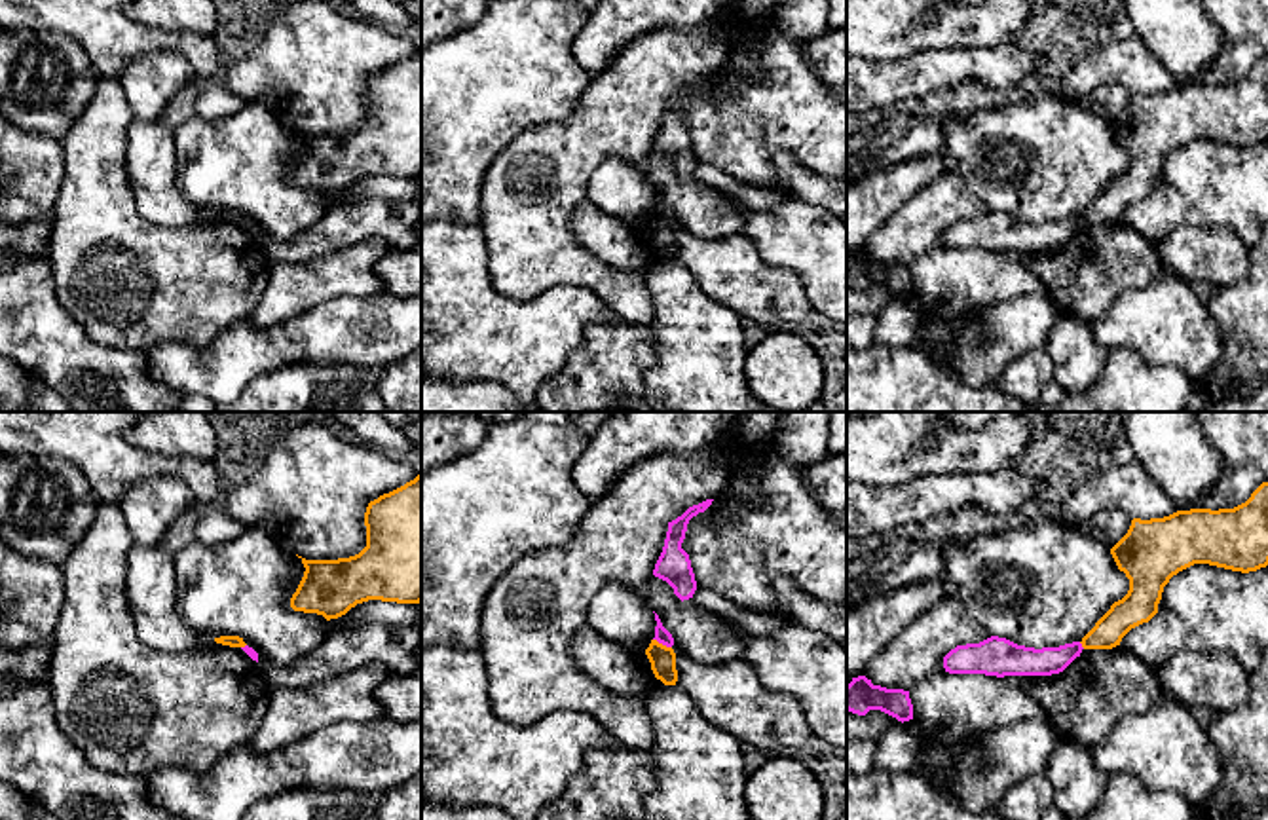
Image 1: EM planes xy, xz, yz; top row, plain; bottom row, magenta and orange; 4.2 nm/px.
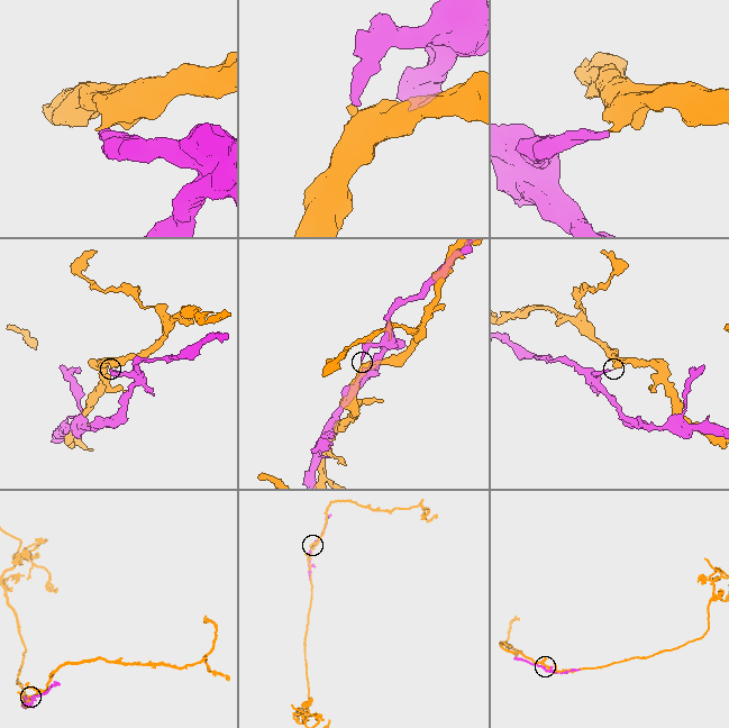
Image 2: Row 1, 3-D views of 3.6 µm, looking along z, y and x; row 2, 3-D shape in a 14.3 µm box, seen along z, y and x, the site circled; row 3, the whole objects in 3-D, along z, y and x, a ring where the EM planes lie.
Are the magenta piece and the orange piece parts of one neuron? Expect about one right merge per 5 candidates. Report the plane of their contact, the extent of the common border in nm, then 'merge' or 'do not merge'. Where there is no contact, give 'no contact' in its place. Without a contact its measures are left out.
xz | 90 nm | do not merge

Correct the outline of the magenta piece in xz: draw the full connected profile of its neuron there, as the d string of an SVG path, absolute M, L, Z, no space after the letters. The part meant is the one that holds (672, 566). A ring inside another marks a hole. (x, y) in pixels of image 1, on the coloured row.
M706 499L699 505L693 505L681 516L668 522L664 547L653 569L653 575L666 581L681 602L693 598L697 590L689 554L681 549L687 524L693 516L704 512L712 501L714 499Z

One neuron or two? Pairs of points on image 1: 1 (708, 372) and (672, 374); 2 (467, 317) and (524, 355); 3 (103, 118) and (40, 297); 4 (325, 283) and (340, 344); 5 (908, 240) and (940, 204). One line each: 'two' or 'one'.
1: one
2: one
3: two
4: two
5: one

